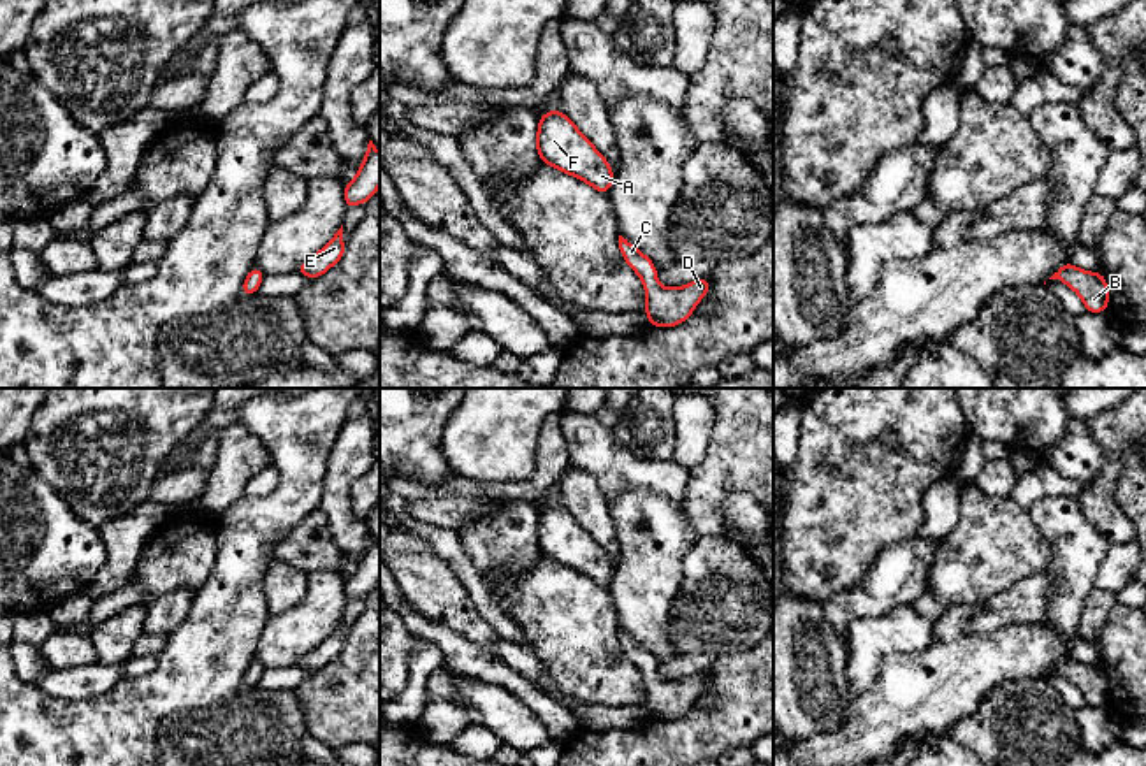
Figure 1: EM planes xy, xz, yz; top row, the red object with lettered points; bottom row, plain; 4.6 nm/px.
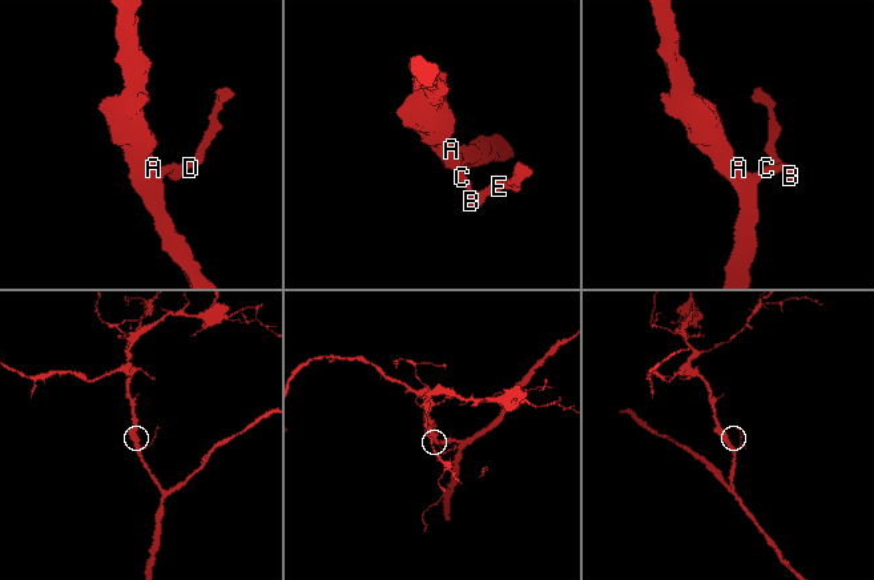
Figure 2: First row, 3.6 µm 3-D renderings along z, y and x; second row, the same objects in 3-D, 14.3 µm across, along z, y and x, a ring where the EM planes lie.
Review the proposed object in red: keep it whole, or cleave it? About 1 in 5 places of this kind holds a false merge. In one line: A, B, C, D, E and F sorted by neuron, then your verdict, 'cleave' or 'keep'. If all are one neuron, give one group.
A B C D E F; keep

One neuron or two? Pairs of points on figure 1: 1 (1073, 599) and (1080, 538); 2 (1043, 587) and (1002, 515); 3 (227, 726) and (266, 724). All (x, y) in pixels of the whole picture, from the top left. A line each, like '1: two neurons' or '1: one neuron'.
1: one neuron
2: two neurons
3: one neuron

